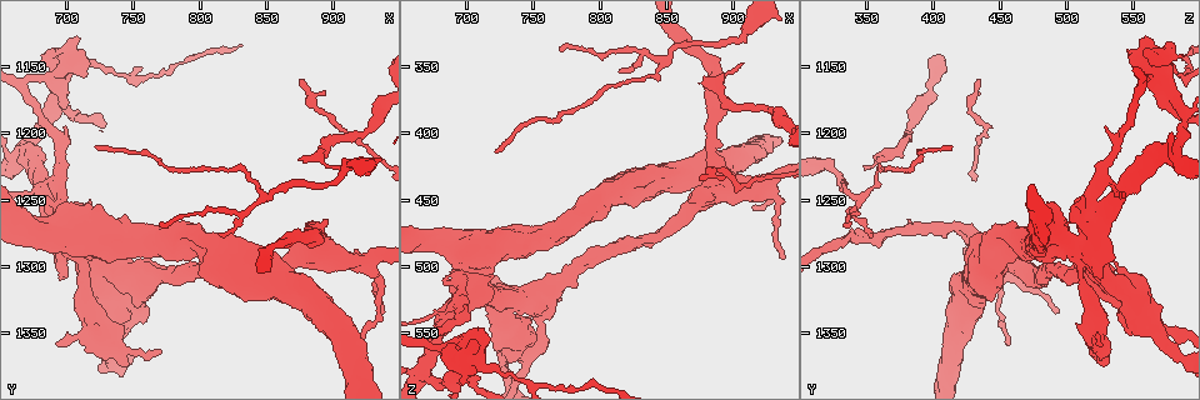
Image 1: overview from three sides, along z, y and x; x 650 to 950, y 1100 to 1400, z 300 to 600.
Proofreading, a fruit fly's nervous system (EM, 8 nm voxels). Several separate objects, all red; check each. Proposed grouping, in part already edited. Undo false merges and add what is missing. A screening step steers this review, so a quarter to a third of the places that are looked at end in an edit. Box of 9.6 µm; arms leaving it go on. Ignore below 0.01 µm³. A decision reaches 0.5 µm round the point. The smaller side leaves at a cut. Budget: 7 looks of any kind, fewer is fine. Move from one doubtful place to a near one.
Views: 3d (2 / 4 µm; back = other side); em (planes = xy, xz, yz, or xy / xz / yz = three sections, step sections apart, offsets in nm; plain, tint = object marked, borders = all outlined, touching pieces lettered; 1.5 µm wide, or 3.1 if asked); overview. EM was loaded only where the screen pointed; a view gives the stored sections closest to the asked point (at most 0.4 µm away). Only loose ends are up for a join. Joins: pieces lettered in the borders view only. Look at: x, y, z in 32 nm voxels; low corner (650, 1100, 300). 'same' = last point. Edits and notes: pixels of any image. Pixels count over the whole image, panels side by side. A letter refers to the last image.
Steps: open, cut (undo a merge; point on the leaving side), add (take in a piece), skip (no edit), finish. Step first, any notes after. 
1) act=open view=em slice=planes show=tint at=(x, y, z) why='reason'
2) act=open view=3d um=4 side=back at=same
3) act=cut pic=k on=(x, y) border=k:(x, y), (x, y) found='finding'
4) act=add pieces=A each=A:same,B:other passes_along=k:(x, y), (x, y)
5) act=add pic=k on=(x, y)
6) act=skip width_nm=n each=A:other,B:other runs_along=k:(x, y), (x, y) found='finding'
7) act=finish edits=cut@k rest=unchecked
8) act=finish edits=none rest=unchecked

act=open view=3d um=2 at=(876, 1222, 358) why='an open end'

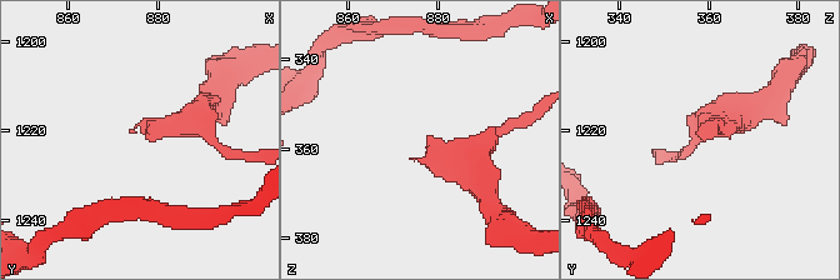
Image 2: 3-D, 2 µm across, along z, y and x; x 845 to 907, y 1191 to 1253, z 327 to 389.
act=open view=em slice=planes show=tint at=(878, 1222, 360)

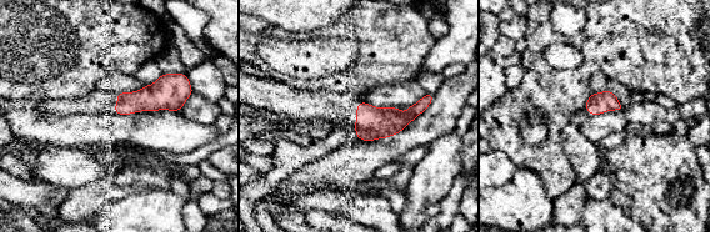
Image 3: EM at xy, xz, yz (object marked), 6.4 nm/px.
act=open view=em slice=planes show=borders at=same why='see the neighbours'

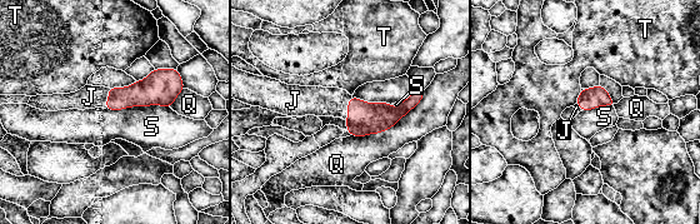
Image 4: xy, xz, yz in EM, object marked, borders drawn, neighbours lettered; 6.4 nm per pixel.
act=add pieces=J width_nm=140 each=J:same,Q:other,S:other,T:other found='the neuron continues'

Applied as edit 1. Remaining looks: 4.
act=open view=overview why='redraw'

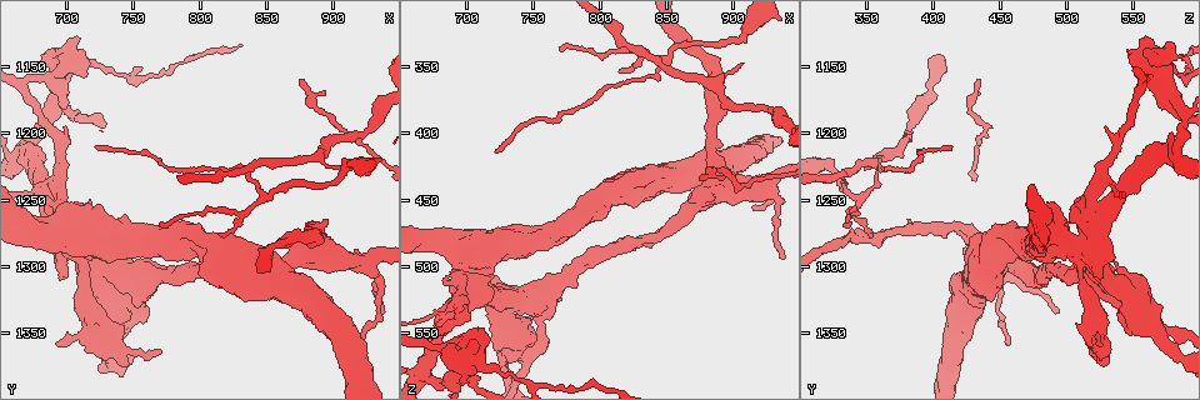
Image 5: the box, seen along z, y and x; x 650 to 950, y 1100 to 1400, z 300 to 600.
act=open view=em slice=planes show=borders at=(772, 1266, 338) why='tapers out'

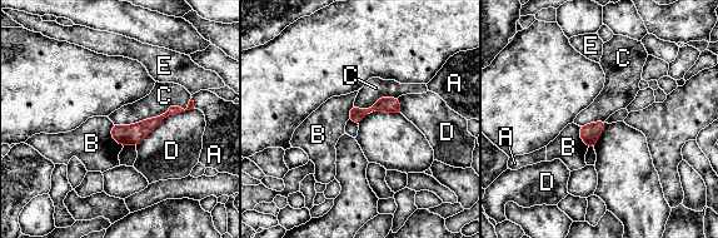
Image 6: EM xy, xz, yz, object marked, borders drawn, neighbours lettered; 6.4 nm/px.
act=skip longest_contact=C:550nm each=A:other,B:other,C:other,D:other,E:other border=6:(192, 98), (184, 109), (114, 124) found='none of them fits'

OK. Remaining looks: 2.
act=open view=3d um=4 at=(914, 1222, 320) why='calibre changes'

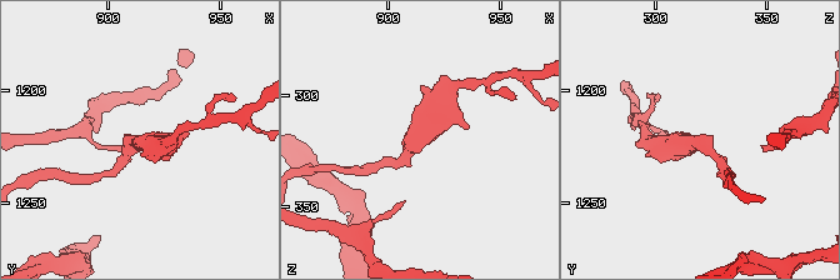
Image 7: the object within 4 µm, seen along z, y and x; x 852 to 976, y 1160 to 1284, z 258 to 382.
act=open view=em slice=planes show=borders at=(913, 1224, 321)

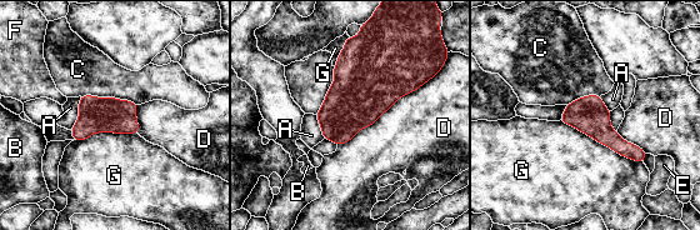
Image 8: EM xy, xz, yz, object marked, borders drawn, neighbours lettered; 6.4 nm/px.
act=skip each=A:other,B:other,C:other,D:other,E:other,F:other,G:other found='one neuron here'

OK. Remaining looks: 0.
act=finish edits=add@4 rest=unchecked

